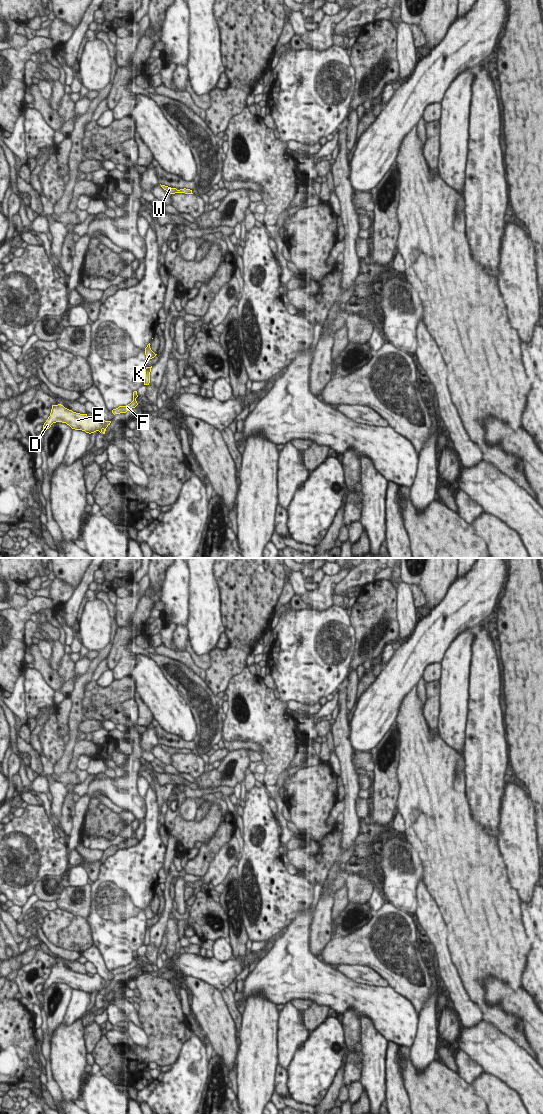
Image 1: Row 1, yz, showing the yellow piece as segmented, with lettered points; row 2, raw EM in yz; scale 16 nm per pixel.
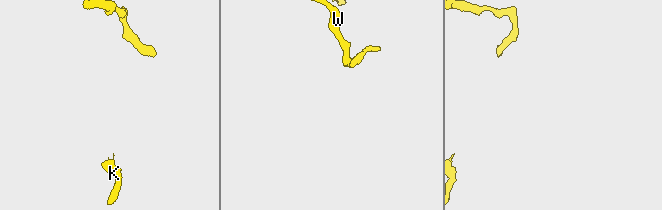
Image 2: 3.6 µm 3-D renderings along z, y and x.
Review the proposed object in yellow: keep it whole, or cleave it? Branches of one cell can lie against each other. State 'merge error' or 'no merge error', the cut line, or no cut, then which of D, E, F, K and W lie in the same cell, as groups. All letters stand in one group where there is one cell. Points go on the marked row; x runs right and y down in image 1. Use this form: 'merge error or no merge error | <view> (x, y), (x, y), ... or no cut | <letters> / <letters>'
merge error | yz (106, 421), (104, 429) | D E W / F K

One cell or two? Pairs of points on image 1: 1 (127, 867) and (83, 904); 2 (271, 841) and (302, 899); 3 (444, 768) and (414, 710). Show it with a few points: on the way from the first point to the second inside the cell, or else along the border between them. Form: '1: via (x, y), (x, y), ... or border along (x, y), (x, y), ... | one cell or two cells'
1: border along (91, 885), (91, 910), (85, 918) | two cells
2: via (271, 855), (271, 868), (288, 885) | one cell
3: via (430, 754), (417, 741), (414, 724) | one cell

